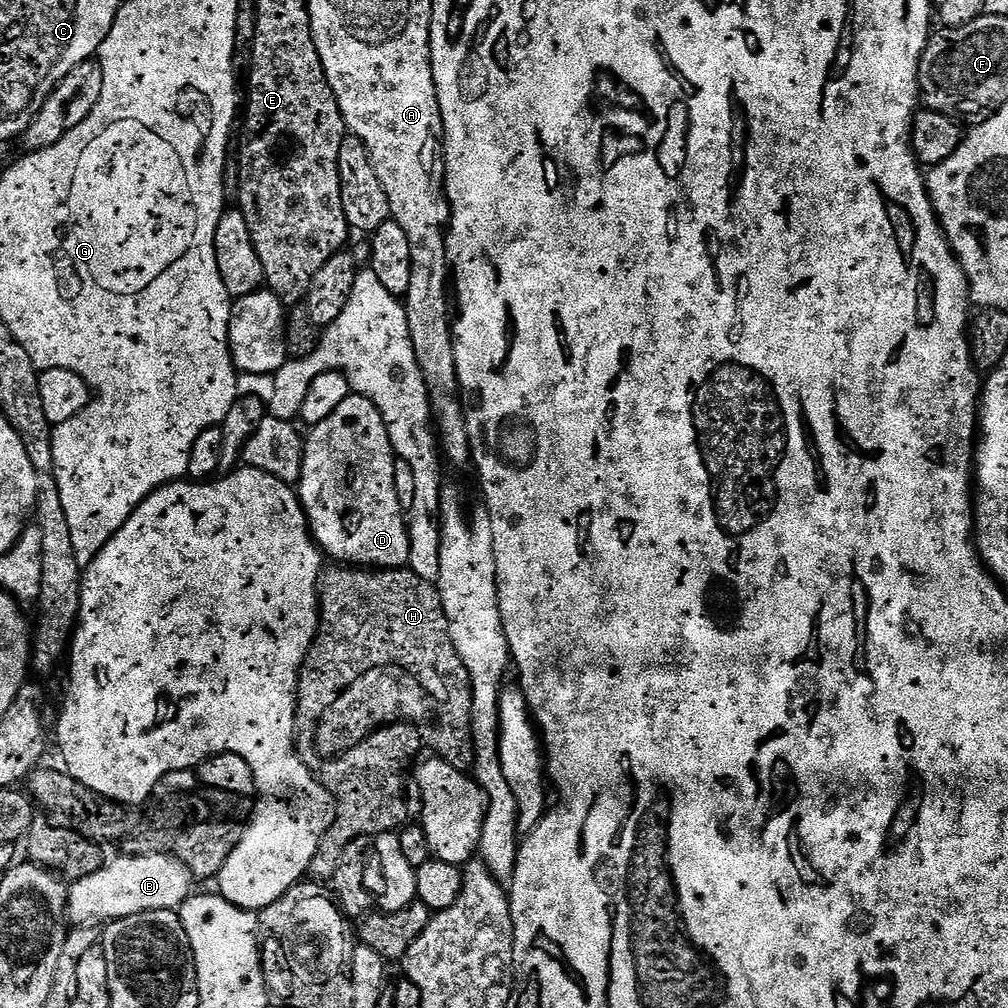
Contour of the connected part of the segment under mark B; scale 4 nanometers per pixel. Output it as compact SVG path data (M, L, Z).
M167 852L149 856L120 854L113 864L112 861L105 863L103 868L90 874L90 878L75 881L69 887L66 916L76 926L104 926L150 910L176 910L193 891L192 884L192 873L175 855Z

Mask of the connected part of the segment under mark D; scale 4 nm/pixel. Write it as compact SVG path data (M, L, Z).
M350 394L338 406L338 410L334 410L334 414L330 414L330 418L326 418L322 423L315 425L311 429L312 442L310 438L310 447L306 452L306 466L301 470L301 481L303 481L304 492L299 493L300 505L304 507L315 519L311 521L310 527L312 535L317 544L320 545L325 557L336 559L336 562L343 562L348 566L363 566L368 570L383 570L385 568L403 568L409 563L411 554L411 540L408 537L409 525L406 523L405 513L398 498L398 490L395 489L395 464L397 457L394 455L391 440L387 434L387 426L383 422L382 414L377 410L374 402L366 396L359 394Z

